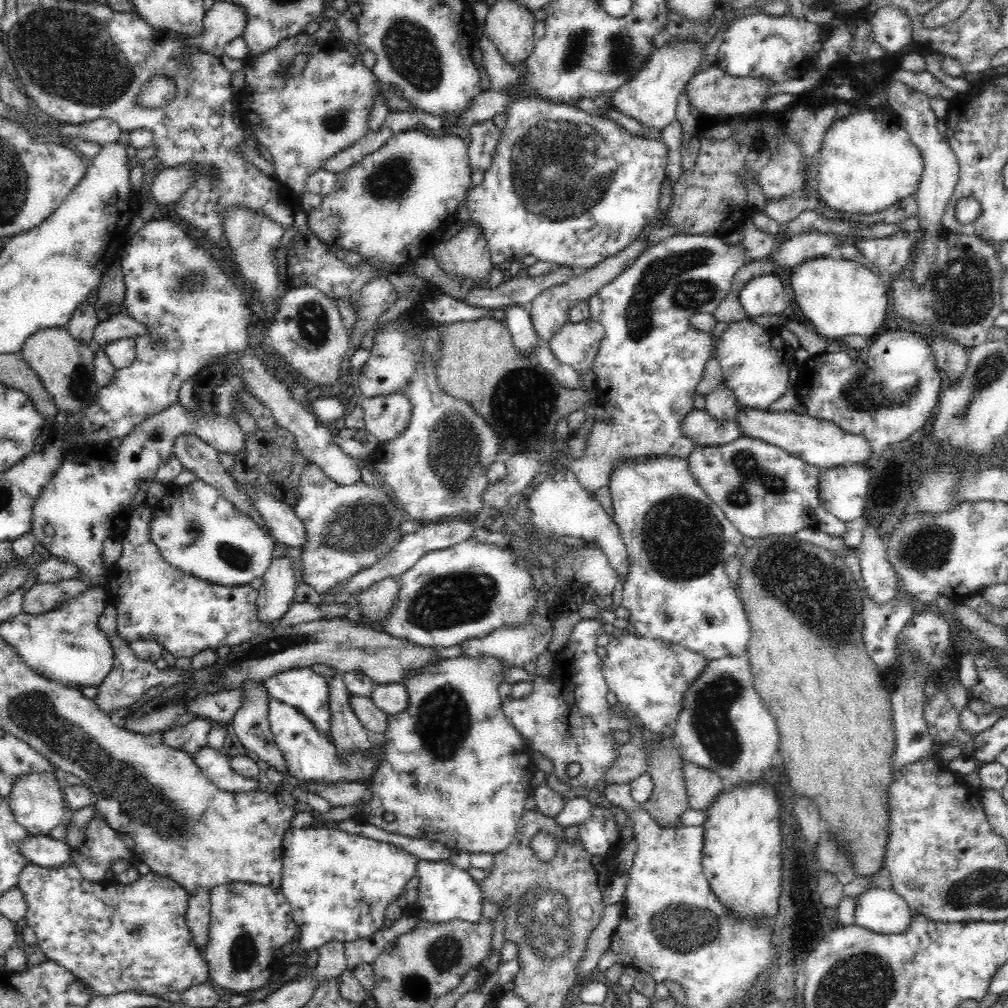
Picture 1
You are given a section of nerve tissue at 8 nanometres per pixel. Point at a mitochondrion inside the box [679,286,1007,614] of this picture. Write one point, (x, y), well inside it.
(927, 549)

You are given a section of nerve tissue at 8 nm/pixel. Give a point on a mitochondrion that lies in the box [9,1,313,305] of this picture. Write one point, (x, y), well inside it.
(59, 36)

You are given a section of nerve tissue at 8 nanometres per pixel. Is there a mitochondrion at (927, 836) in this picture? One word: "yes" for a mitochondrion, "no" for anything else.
no

